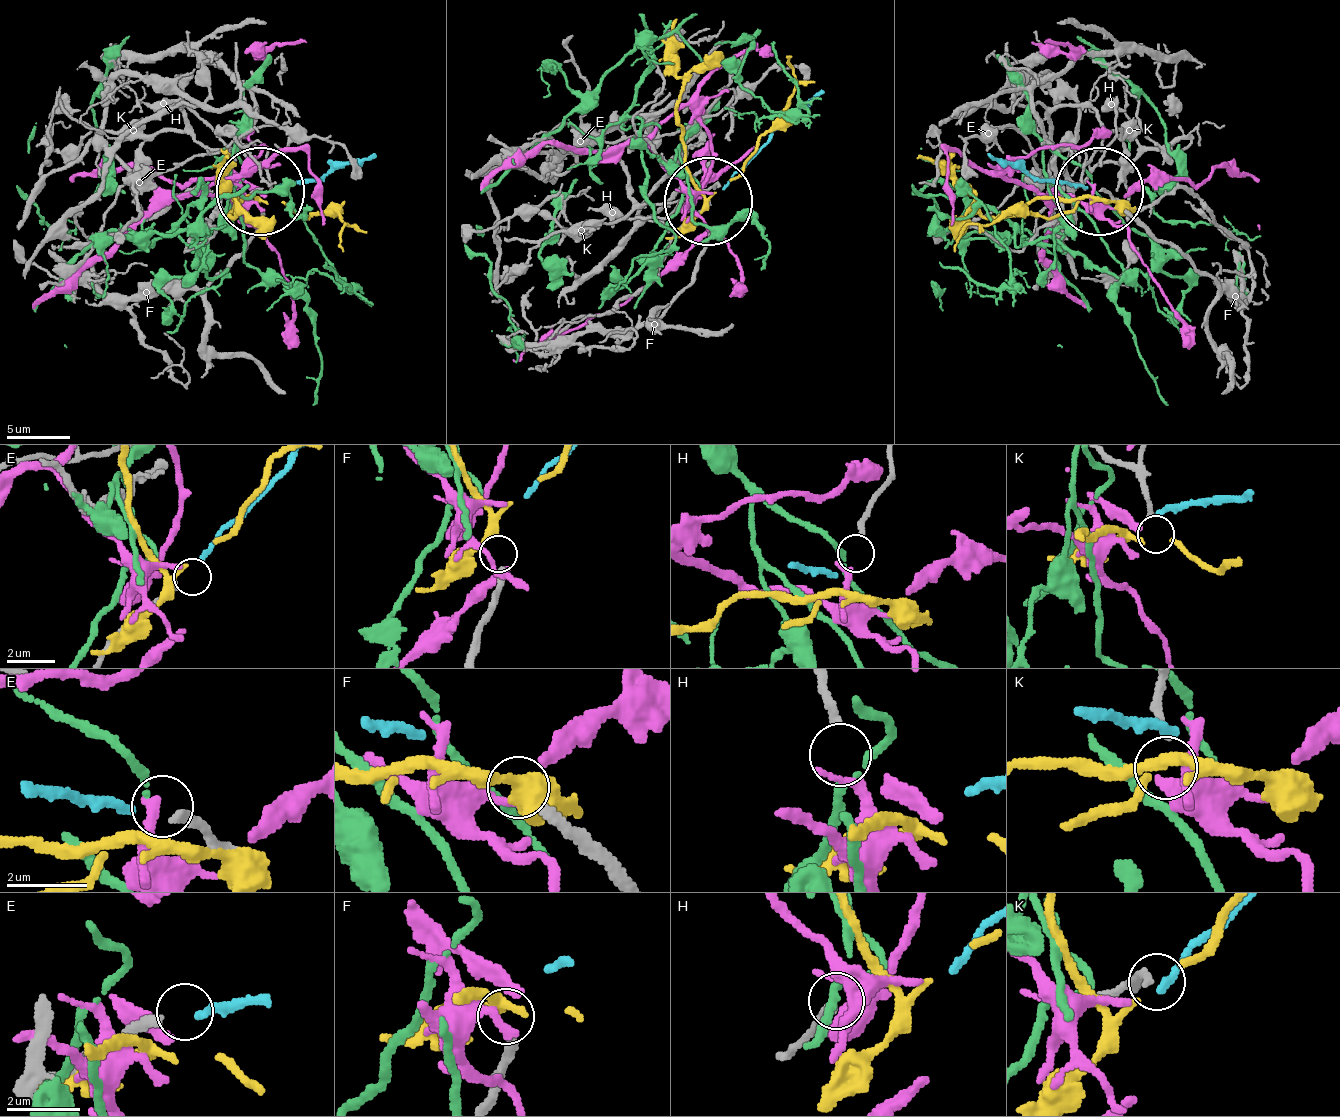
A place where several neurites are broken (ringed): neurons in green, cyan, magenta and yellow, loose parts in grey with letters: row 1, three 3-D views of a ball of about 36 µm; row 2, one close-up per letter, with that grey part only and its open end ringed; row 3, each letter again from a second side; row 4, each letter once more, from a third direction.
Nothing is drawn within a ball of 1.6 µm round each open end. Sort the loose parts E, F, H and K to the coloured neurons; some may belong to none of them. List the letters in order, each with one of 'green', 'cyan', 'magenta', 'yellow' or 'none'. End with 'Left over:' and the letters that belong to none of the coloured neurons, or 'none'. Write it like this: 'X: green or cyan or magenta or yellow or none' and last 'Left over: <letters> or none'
E: cyan
F: yellow
H: magenta
K: none
Left over: K

